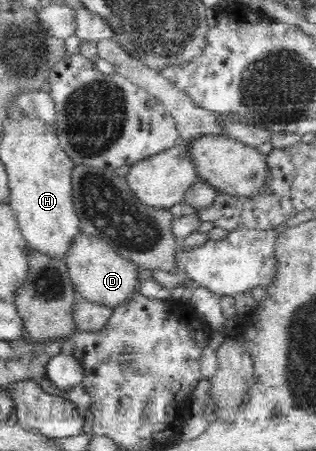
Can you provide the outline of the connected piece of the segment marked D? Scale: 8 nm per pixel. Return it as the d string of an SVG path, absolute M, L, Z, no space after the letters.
M81 232L66 254L64 262L66 262L76 292L84 299L115 308L122 303L130 302L134 293L139 293L141 282L139 267L131 259L120 255L111 249L108 243L101 241L96 236L89 236Z

